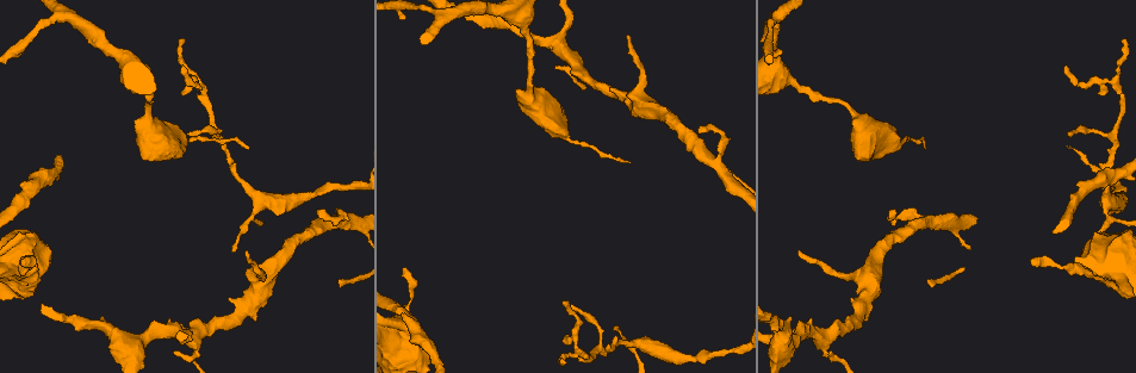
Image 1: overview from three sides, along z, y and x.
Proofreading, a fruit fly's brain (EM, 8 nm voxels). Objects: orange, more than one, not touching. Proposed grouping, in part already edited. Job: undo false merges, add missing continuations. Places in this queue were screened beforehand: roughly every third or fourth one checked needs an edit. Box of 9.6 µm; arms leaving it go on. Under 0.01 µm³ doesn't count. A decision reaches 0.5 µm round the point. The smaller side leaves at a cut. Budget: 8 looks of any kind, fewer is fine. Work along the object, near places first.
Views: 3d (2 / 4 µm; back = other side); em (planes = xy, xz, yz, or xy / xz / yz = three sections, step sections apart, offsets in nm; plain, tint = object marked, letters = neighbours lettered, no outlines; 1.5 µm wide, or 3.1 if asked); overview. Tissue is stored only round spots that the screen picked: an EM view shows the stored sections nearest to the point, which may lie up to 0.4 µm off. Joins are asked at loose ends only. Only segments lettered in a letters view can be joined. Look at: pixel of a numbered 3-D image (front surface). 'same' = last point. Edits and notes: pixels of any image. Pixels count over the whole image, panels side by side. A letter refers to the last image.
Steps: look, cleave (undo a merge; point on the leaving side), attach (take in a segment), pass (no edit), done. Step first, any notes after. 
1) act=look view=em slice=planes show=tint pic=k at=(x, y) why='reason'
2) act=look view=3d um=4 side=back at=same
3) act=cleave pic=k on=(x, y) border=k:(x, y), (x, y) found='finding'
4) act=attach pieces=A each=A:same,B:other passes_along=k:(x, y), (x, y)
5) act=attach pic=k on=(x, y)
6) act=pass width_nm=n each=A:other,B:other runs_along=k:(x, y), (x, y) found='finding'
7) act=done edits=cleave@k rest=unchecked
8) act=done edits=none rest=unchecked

act=look view=3d um=4 pic=1 at=(527, 85)

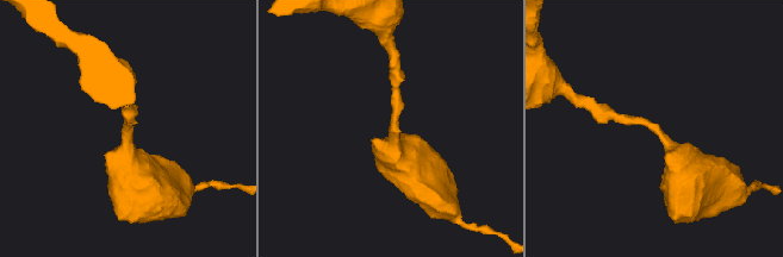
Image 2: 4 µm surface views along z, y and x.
act=look view=em slice=planes show=letters pic=2 at=(656, 130) arm_widths_nm=170,550 why='now the EM'

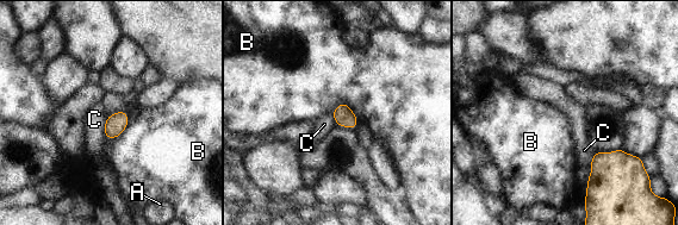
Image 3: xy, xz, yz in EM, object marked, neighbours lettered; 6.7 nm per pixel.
act=pass width_nm=140 each=A:other,B:other,C:other border=3:(333, 110), (344, 101), (359, 122) found='continuous, no second neuron'

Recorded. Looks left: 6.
act=look view=3d um=4 pic=1 at=(781, 51) why='branch stops here'

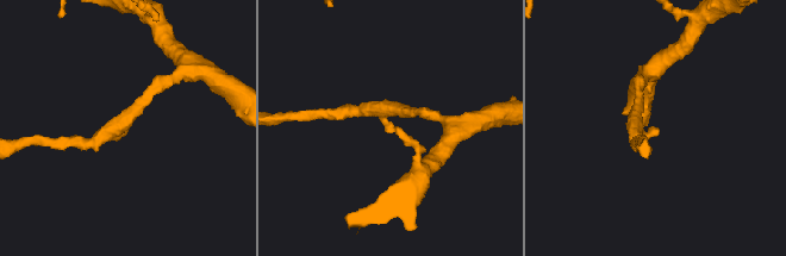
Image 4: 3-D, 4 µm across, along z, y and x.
act=look view=em slice=planes show=letters pic=4 at=(658, 130) arm_widths_nm=170,220

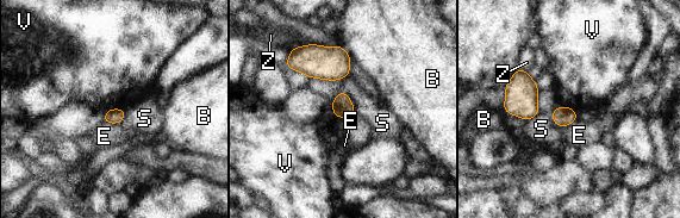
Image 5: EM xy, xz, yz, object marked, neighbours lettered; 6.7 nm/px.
act=pass each=B:other,E:other,S:other,V:other,Z:other border=5:(125, 108), (111, 107), (103, 113) found='no lettered segment goes on from it'

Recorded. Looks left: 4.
act=look view=em slice=planes show=letters pic=1 at=(201, 84) why='two arms in line, one across'

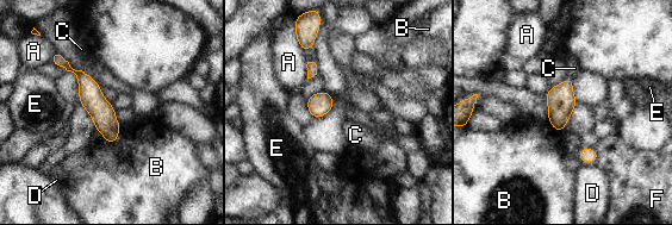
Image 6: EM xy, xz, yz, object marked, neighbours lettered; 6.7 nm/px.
act=pass width_nm=100 each=A:other,B:other,C:other,D:other,E:other,F:other border=6:(122, 124), (118, 137), (107, 143) found='continuous, no second neuron'

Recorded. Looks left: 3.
act=done edits=none rest=unchecked

